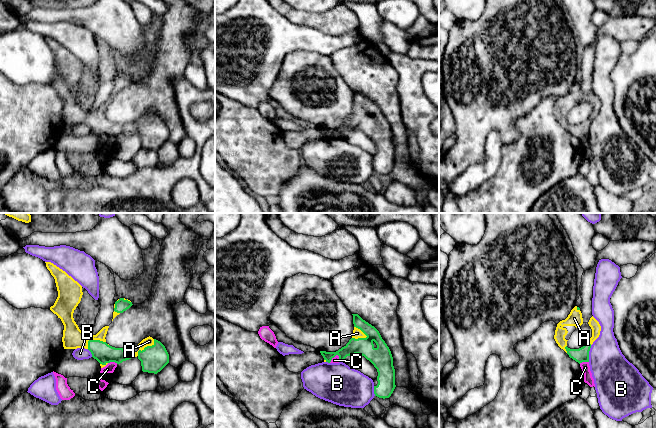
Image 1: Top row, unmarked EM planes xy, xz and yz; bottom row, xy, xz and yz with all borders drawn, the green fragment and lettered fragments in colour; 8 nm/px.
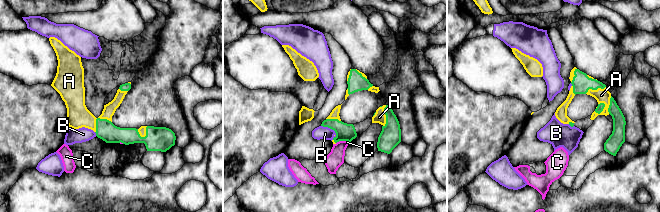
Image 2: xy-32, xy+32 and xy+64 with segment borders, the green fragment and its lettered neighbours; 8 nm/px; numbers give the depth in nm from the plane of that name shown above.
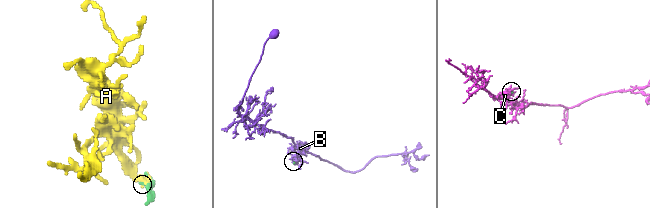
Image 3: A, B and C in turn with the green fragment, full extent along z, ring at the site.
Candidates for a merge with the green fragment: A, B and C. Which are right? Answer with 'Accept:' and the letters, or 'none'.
Accept: A

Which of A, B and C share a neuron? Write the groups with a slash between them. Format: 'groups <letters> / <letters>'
groups A / B / C

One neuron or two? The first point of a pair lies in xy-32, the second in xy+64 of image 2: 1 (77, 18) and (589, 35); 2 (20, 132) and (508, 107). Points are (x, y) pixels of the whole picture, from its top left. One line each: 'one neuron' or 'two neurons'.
1: one neuron
2: one neuron

